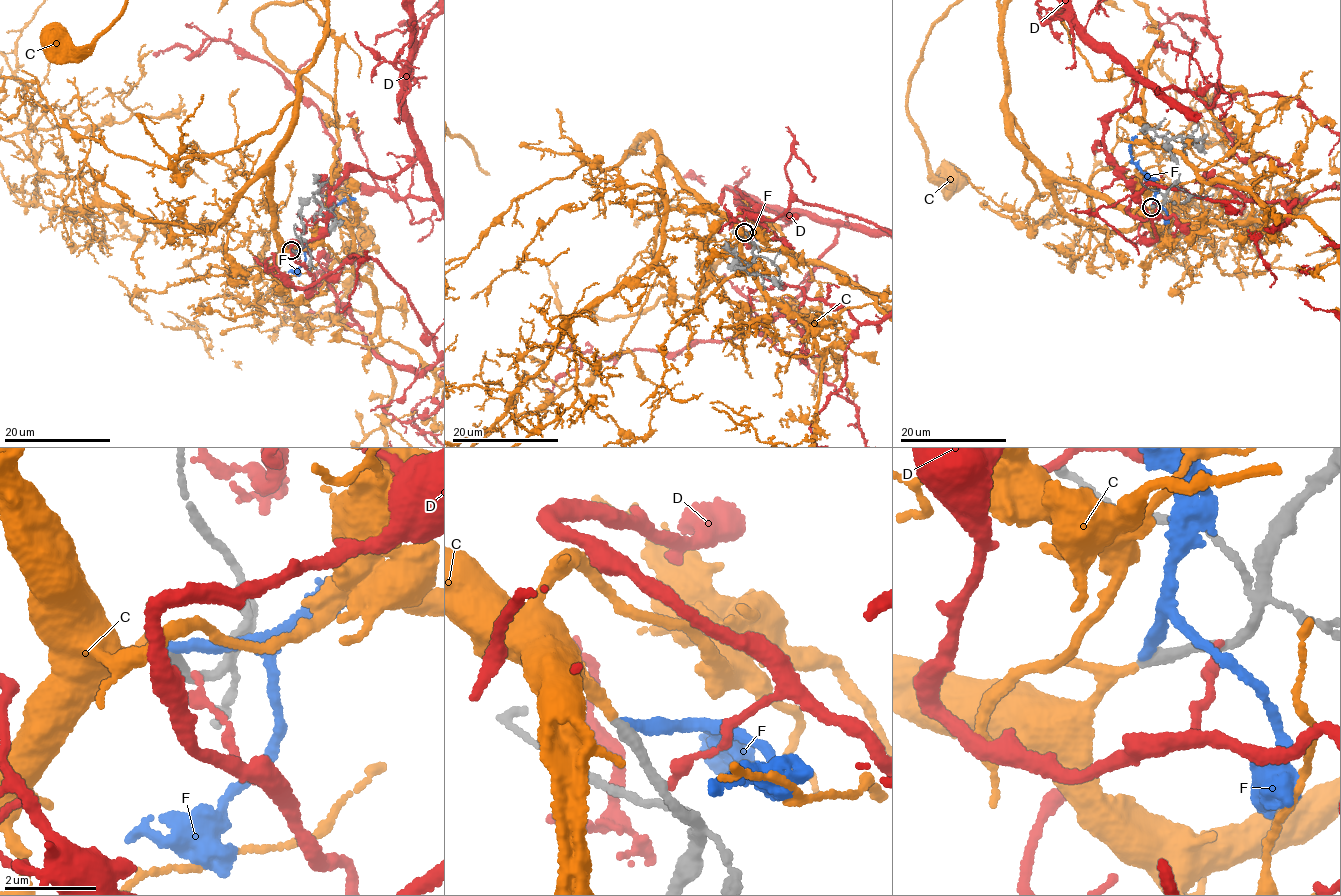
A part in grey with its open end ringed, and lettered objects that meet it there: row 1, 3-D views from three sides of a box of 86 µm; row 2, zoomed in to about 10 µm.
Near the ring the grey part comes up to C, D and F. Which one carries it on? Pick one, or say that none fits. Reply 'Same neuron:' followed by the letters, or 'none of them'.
Same neuron: C

